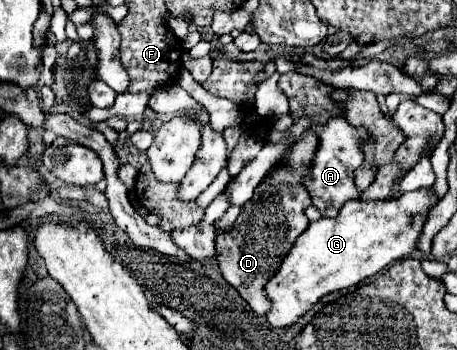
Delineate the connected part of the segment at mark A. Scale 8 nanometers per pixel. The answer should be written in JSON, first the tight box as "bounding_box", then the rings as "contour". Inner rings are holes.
{"bounding_box":[288,117,366,217],"contour":[[[342,117],[330,119],[326,125],[314,125],[308,119],[300,119],[298,123],[294,123],[288,129],[288,139],[302,135],[306,129],[314,129],[318,133],[320,145],[318,145],[318,153],[310,165],[310,175],[306,177],[304,185],[308,187],[308,191],[312,195],[312,203],[322,213],[322,217],[334,217],[334,215],[338,215],[340,207],[346,201],[360,197],[360,193],[354,185],[354,169],[358,169],[362,159],[364,159],[362,149],[360,149],[360,141],[366,139],[366,129],[352,127]]]}

